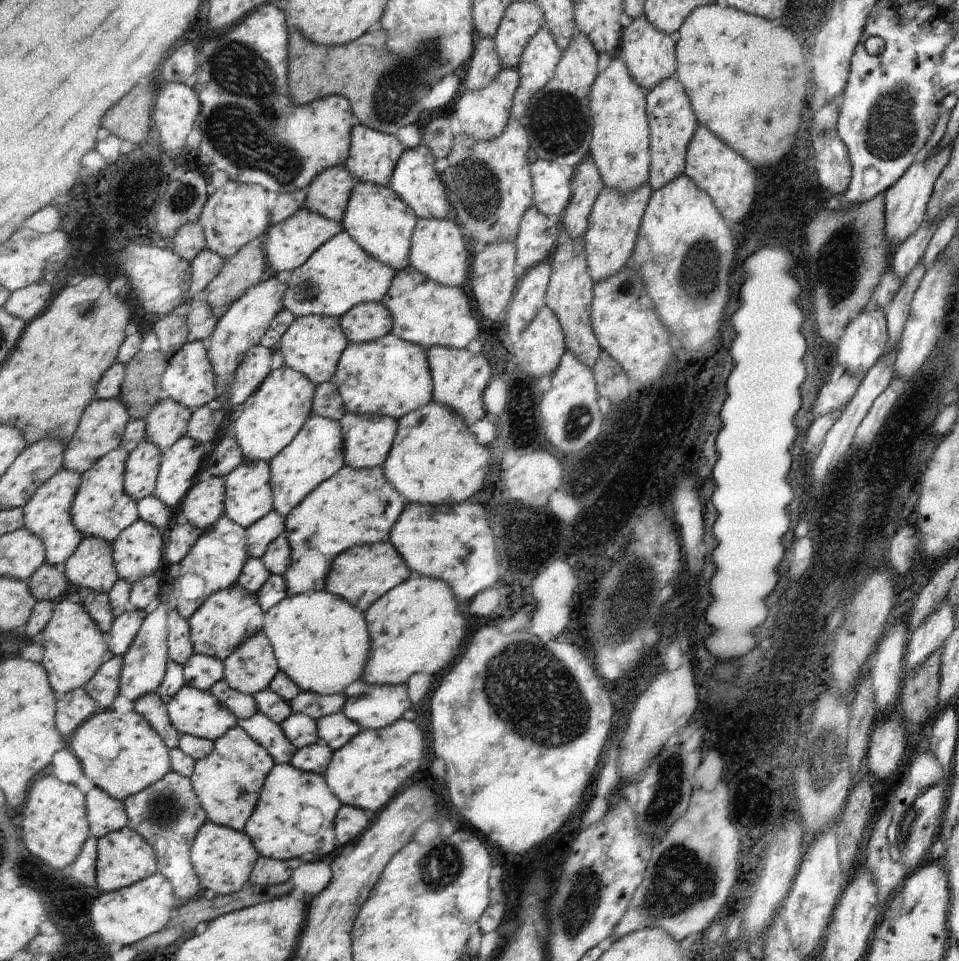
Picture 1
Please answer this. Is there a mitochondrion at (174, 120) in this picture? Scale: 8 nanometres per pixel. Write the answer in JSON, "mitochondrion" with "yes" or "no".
{"mitochondrion":"no"}

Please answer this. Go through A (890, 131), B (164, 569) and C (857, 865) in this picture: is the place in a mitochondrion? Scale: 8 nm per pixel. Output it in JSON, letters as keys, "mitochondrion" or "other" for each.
{"A":"mitochondrion","B":"other","C":"other"}

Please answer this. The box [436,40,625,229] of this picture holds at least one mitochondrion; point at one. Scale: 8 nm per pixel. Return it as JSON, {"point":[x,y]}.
{"point":[560,122]}

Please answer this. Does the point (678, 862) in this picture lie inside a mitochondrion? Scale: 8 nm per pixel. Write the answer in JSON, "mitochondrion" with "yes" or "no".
{"mitochondrion":"yes"}

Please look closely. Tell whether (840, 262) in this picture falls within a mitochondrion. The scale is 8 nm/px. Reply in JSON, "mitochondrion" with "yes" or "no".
{"mitochondrion":"yes"}

